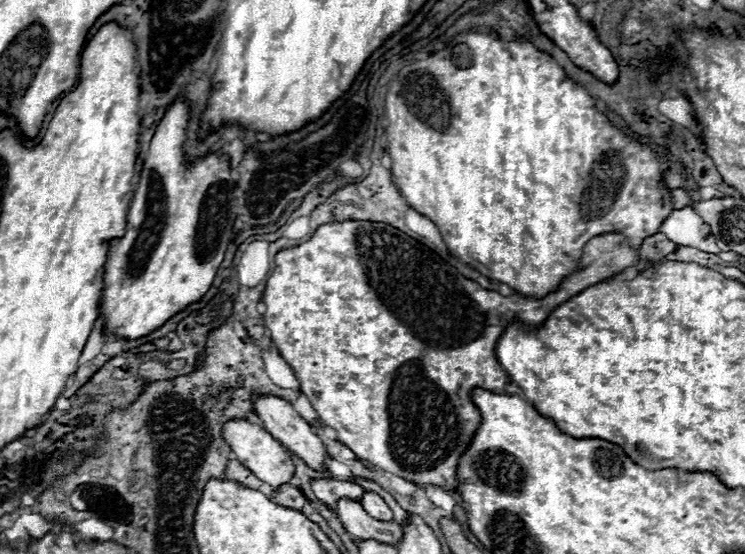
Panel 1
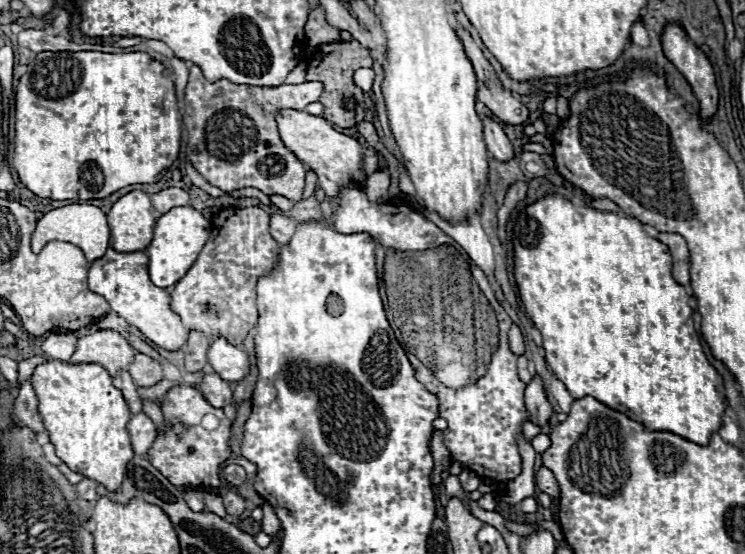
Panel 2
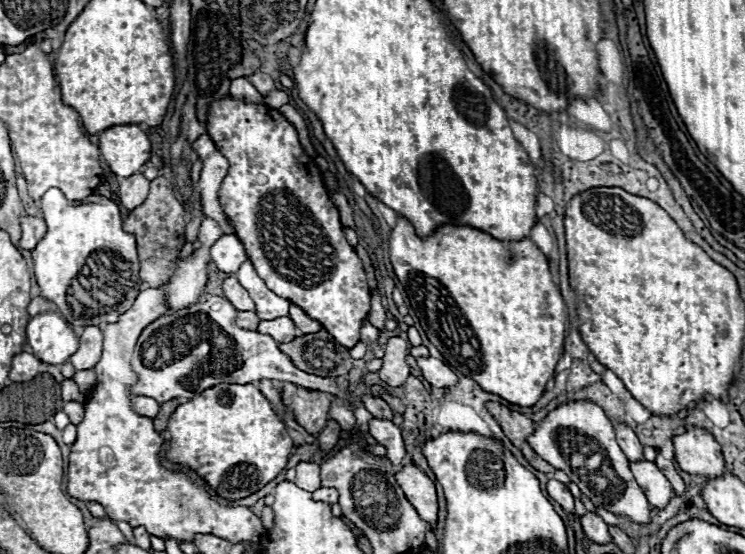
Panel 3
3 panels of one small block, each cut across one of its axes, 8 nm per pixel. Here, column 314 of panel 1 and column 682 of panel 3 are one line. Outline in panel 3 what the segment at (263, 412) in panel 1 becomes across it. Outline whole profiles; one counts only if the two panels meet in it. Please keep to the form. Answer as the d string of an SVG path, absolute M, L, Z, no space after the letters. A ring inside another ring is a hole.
M690 428L684 434L674 436L674 452L678 466L688 474L718 478L726 472L720 444L702 428Z

